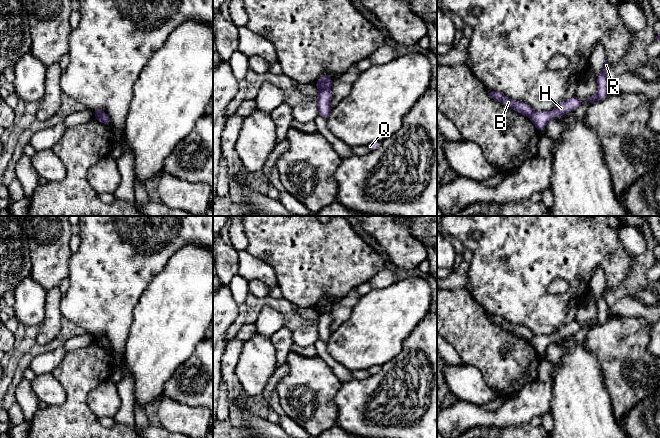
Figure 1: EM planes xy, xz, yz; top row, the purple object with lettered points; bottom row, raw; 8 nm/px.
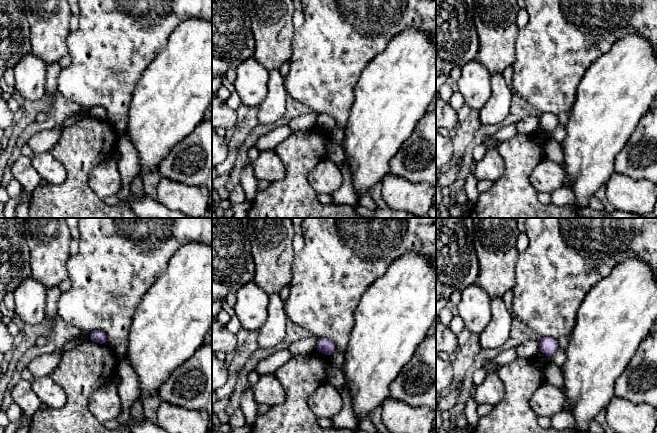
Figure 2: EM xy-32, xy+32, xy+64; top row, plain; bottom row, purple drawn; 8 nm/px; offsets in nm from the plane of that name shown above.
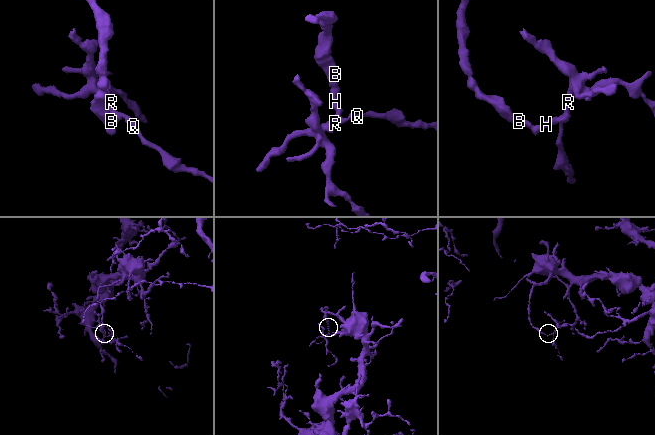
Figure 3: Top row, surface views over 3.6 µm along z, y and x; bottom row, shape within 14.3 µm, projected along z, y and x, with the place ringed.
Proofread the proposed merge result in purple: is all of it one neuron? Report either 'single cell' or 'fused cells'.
fused cells

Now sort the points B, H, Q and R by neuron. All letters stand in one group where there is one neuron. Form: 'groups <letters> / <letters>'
groups B / H Q R

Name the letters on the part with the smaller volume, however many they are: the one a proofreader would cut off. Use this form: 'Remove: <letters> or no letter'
Remove: H, Q, R

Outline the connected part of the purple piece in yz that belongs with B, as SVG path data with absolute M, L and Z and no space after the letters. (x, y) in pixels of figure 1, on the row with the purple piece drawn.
M489 89L489 95L496 101L512 108L513 110L517 111L520 114L523 114L529 118L533 115L533 109L530 105L528 105L525 102L515 101L508 97L506 97L504 94L496 92L492 89Z

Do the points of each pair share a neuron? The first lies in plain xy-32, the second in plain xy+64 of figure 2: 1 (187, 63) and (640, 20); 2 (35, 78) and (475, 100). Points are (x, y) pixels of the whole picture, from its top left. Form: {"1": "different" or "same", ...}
{"1": "different", "2": "same"}

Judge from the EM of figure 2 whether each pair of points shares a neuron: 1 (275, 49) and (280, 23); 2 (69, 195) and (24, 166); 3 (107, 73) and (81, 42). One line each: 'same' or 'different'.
1: same
2: different
3: same

